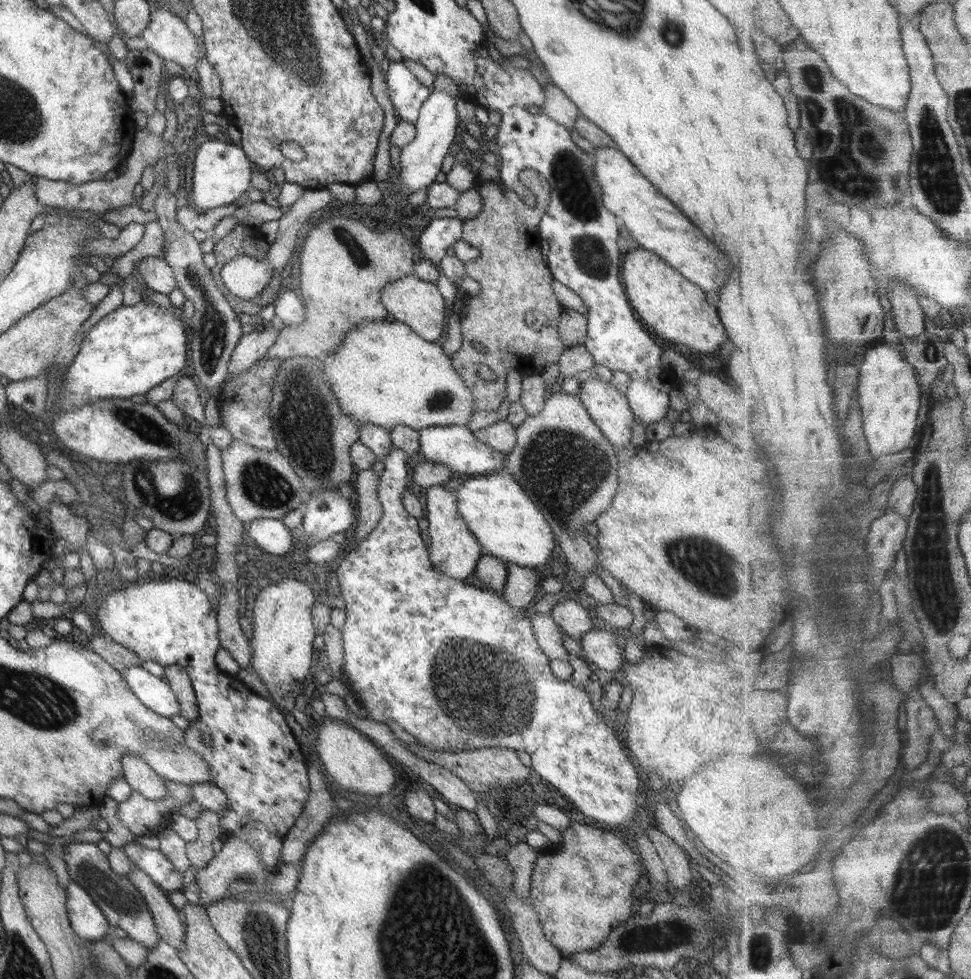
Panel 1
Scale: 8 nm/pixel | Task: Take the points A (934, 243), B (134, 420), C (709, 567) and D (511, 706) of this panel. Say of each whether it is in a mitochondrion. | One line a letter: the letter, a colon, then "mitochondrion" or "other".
A: other
B: mitochondrion
C: mitochondrion
D: mitochondrion

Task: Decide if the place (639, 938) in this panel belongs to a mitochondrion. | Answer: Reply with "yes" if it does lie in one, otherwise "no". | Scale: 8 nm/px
yes

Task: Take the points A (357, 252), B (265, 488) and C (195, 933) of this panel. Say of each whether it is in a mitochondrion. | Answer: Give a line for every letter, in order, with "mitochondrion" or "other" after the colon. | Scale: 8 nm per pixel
A: mitochondrion
B: mitochondrion
C: other

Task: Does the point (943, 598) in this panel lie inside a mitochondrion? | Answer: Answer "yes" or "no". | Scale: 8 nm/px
yes

